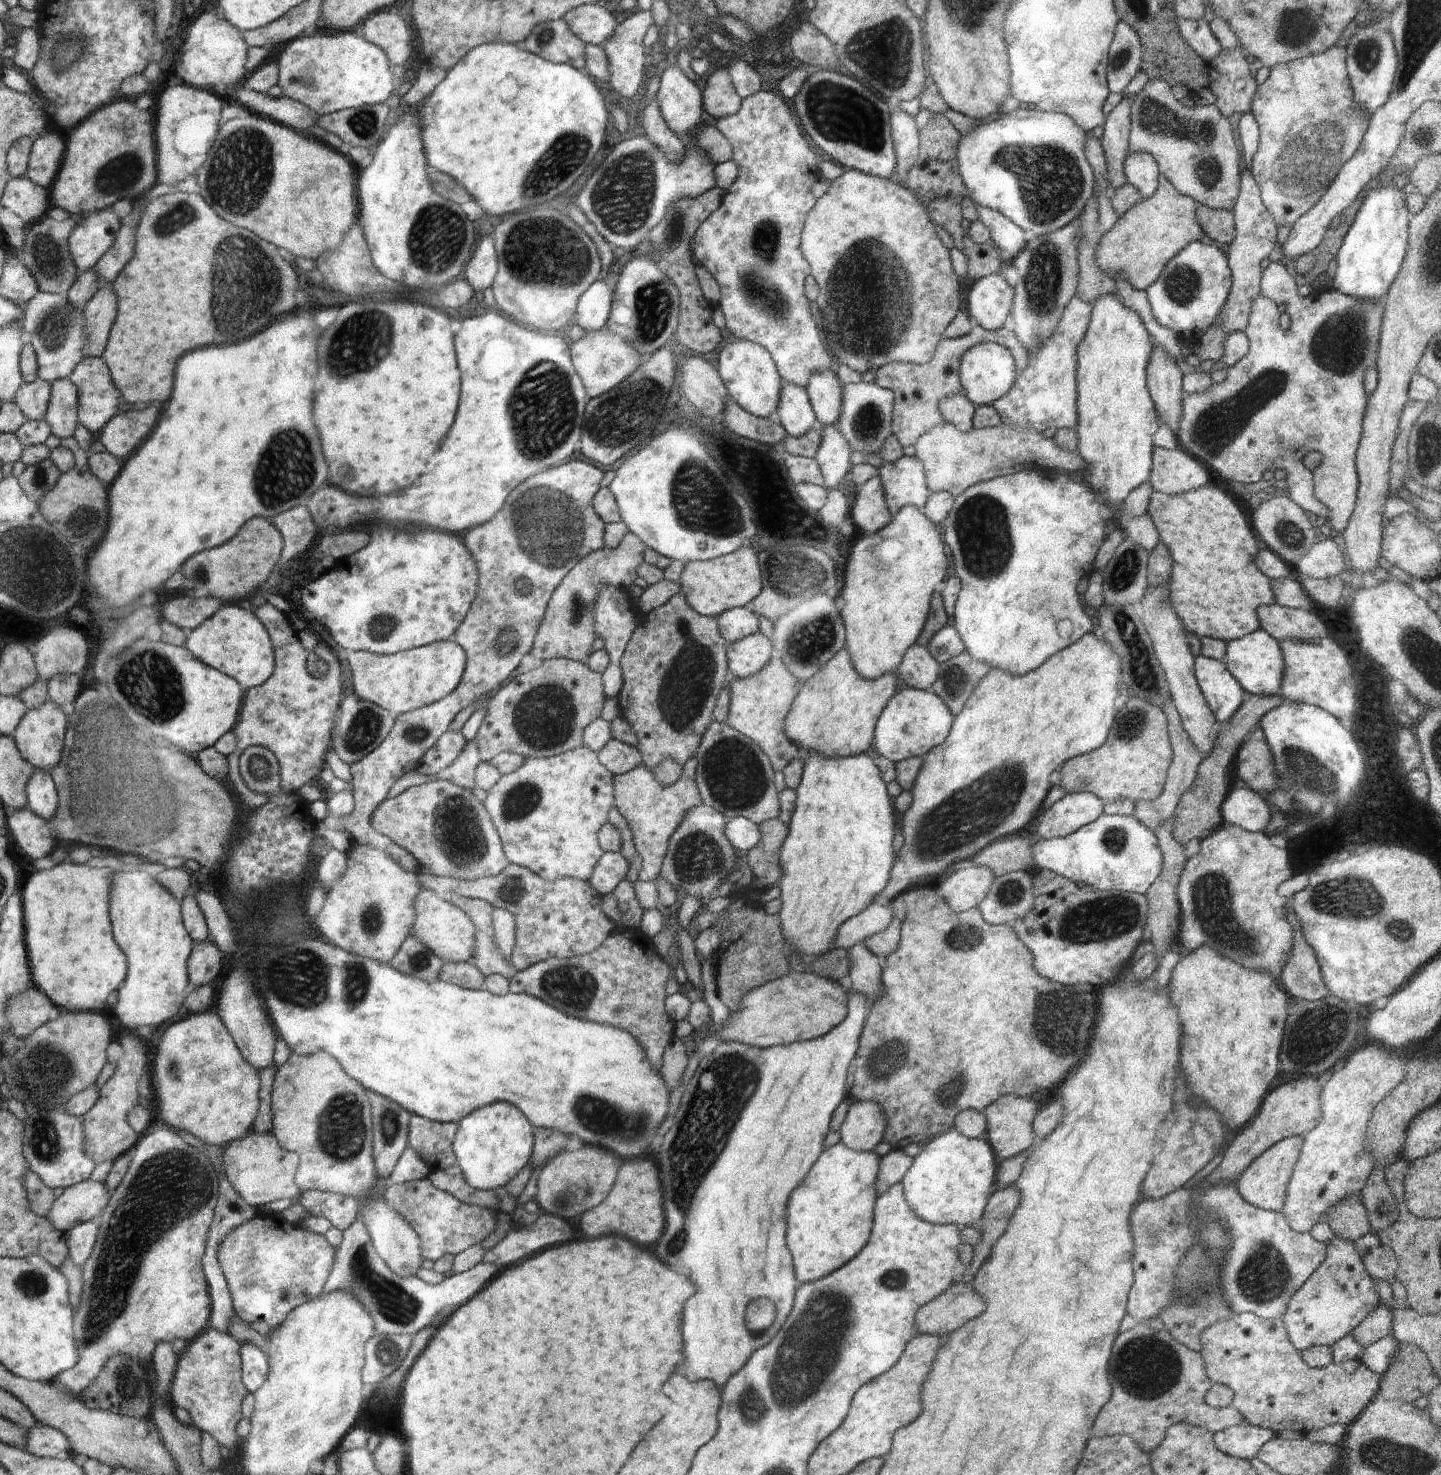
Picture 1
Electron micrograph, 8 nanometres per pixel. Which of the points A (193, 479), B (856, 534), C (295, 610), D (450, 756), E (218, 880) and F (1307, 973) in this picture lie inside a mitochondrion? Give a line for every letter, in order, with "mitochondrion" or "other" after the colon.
A: other
B: other
C: other
D: other
E: other
F: other

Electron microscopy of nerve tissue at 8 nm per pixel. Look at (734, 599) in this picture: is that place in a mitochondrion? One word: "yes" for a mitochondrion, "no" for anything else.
no

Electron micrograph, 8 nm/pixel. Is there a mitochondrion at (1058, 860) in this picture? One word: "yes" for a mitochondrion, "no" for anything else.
no

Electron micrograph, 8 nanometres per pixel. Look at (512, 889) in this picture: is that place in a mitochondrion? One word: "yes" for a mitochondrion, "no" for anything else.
yes

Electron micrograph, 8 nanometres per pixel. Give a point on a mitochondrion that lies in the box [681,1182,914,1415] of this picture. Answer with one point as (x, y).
(896, 1280)

